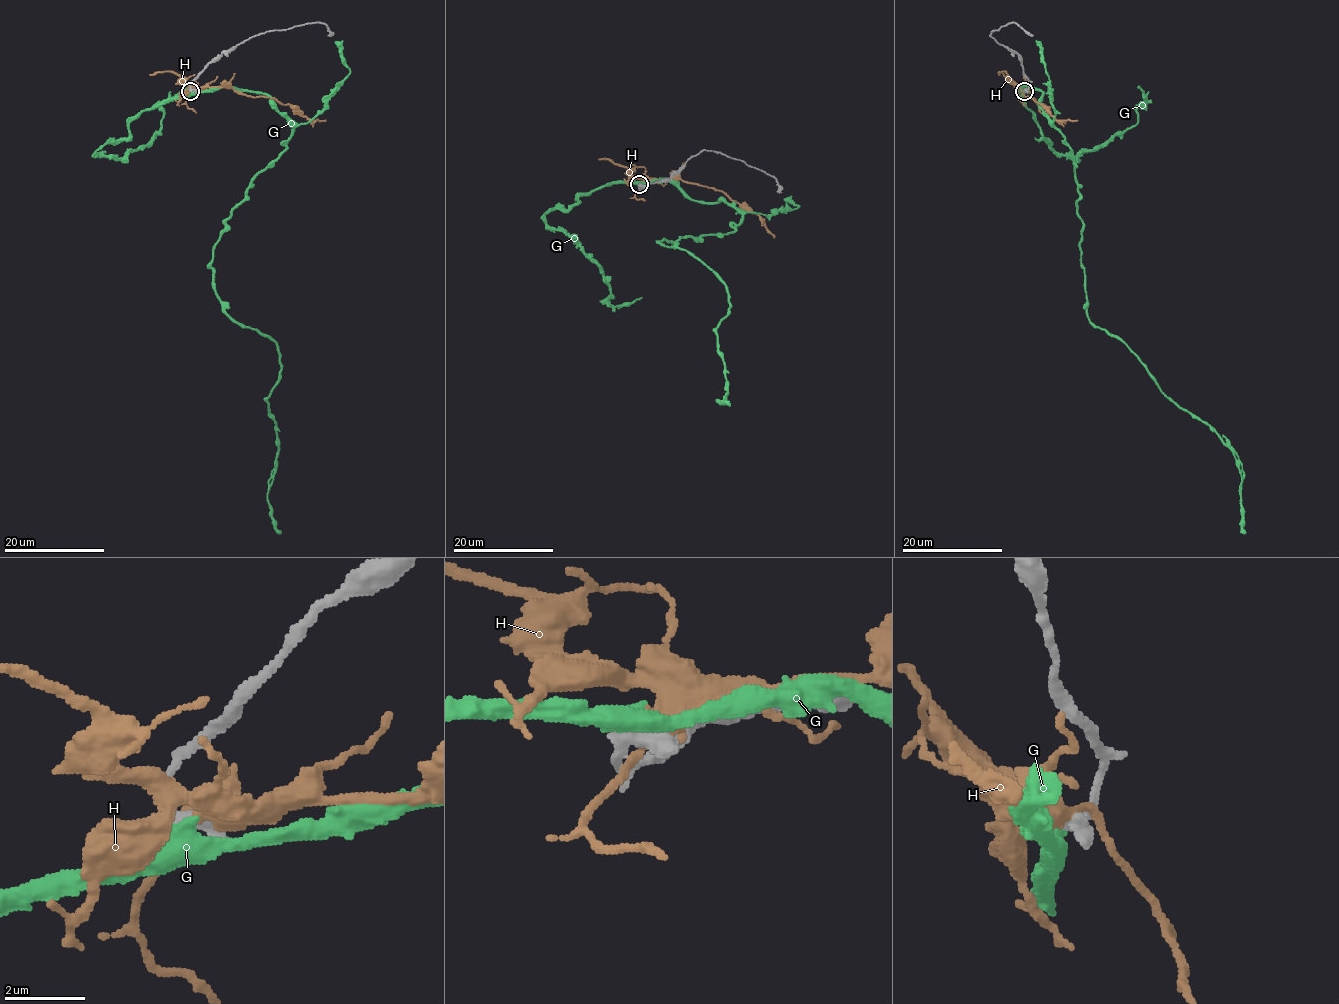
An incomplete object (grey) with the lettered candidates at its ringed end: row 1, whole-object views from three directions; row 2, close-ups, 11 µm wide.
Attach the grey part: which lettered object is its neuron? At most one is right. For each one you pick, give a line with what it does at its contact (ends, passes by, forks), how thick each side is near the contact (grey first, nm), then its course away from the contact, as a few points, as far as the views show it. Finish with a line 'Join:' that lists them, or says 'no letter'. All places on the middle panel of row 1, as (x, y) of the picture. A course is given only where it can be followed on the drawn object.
G: It passes by. Thickness 320 nm (grey) against 480 nm. Its course: (640, 185), (673, 181), (742, 215), (733, 231), (662, 240), (724, 284), (727, 392), (717, 401), (729, 405)
Join: G

